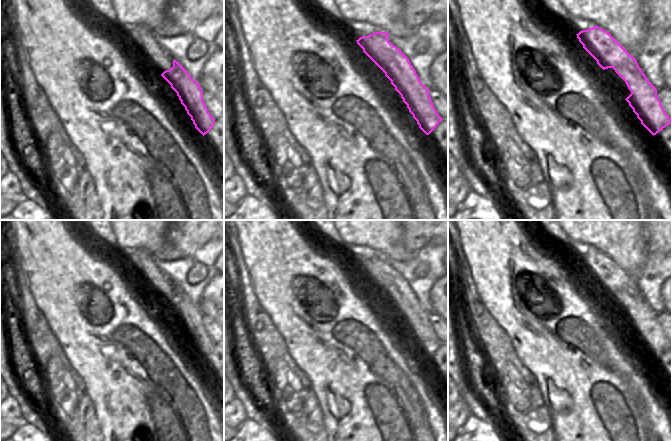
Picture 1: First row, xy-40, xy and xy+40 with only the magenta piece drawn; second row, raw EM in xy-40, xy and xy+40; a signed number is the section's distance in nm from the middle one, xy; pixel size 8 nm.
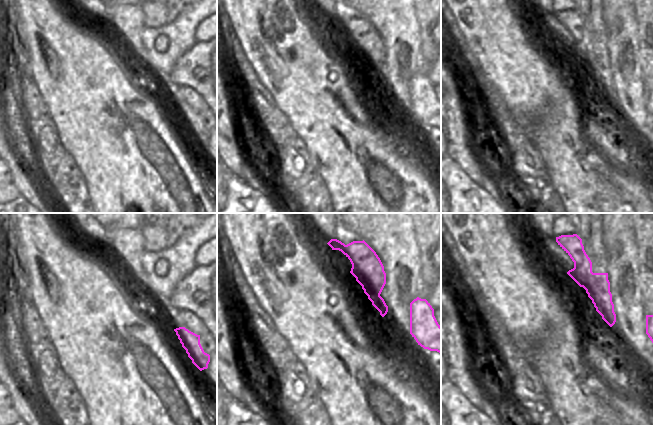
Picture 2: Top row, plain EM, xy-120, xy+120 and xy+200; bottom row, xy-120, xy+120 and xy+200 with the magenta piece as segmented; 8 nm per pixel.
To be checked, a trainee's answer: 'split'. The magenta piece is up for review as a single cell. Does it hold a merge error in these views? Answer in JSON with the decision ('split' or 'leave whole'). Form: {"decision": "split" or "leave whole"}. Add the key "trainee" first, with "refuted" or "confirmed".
{"trainee": "confirmed", "decision": "split"}

